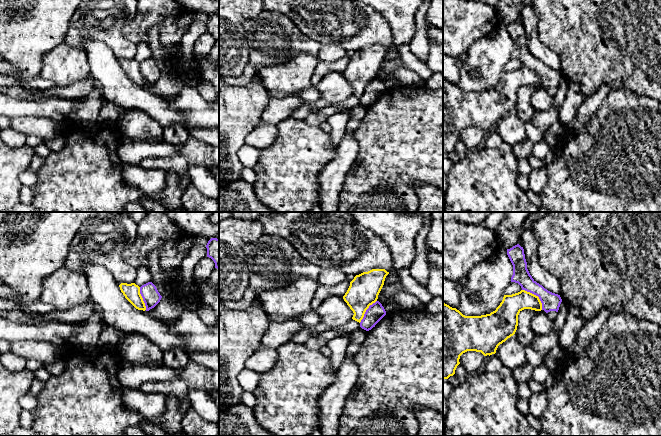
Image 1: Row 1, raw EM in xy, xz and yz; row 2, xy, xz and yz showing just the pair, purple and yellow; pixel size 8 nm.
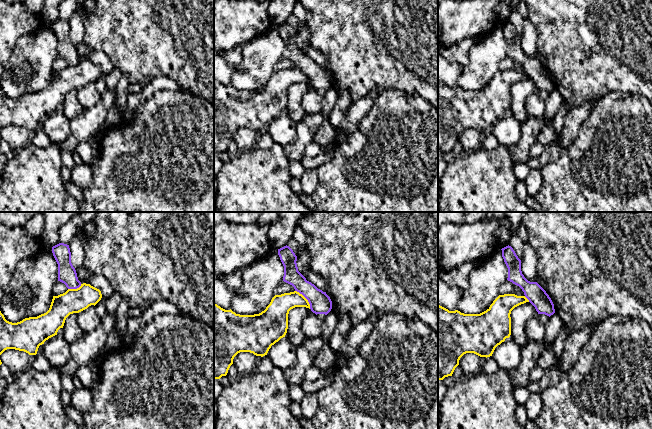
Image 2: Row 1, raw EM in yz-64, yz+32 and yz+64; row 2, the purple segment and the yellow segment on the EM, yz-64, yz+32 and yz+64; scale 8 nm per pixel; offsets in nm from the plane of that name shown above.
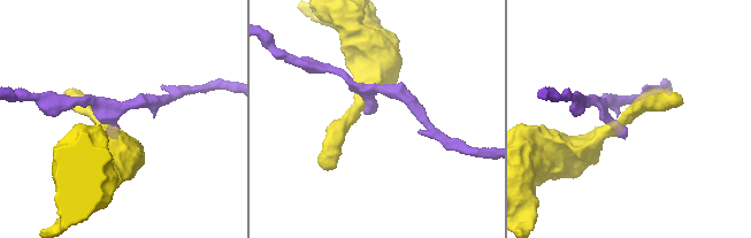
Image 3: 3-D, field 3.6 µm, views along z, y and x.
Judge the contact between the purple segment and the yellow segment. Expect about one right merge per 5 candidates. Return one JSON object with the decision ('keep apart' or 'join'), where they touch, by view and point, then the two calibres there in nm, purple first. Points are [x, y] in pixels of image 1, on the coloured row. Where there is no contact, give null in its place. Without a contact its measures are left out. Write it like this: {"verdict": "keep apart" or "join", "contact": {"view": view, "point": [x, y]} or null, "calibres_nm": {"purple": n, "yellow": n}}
{"verdict": "keep apart", "contact": {"view": "yz", "point": [536, 295]}, "calibres_nm": {"purple": 150, "yellow": 170}}

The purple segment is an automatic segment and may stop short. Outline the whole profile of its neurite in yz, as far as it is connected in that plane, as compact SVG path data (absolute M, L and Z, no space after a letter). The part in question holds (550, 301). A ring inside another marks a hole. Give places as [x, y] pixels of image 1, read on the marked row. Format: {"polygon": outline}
{"polygon": "M519 244L507 249L507 255L513 265L511 282L518 283L522 290L530 292L539 297L542 310L558 312L562 299L560 295L552 293L537 283L527 269L524 249Z"}

